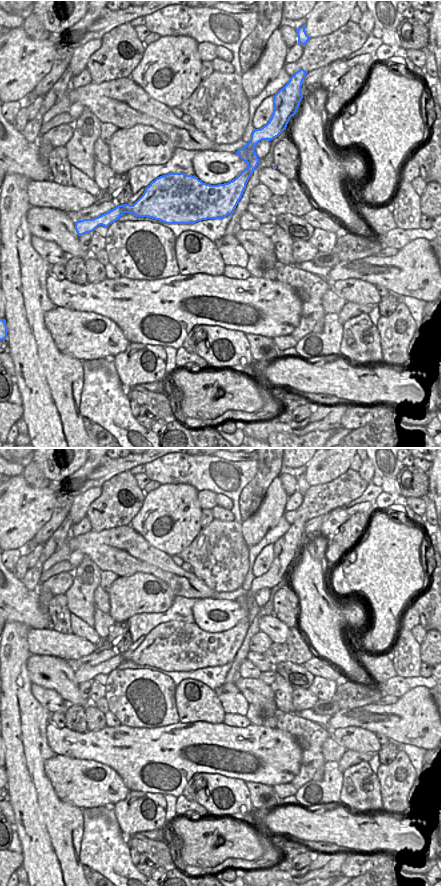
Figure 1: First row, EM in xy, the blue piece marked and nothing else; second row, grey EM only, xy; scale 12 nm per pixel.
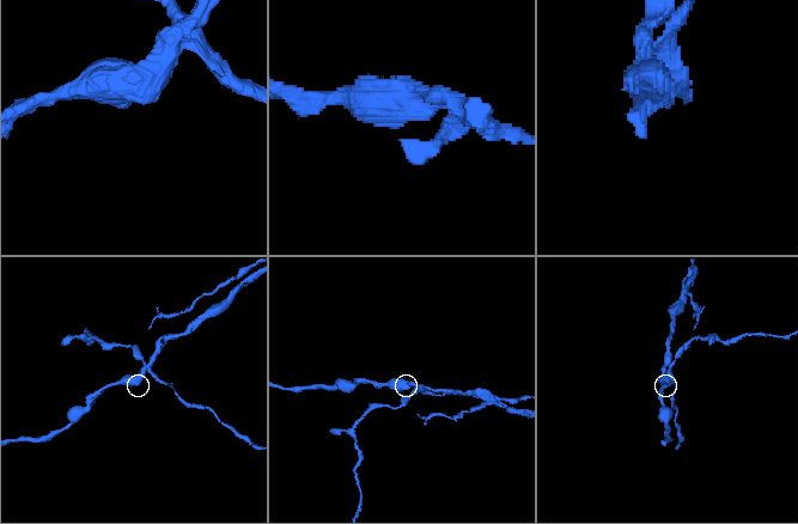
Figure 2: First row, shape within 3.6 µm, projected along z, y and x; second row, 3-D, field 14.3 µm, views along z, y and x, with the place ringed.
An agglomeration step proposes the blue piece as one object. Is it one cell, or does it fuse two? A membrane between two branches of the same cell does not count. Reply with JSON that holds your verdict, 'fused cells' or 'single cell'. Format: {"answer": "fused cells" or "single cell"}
{"answer": "fused cells"}

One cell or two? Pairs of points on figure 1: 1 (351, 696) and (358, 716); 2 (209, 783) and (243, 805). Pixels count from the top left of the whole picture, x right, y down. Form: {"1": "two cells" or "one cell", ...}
{"1": "two cells", "2": "one cell"}

